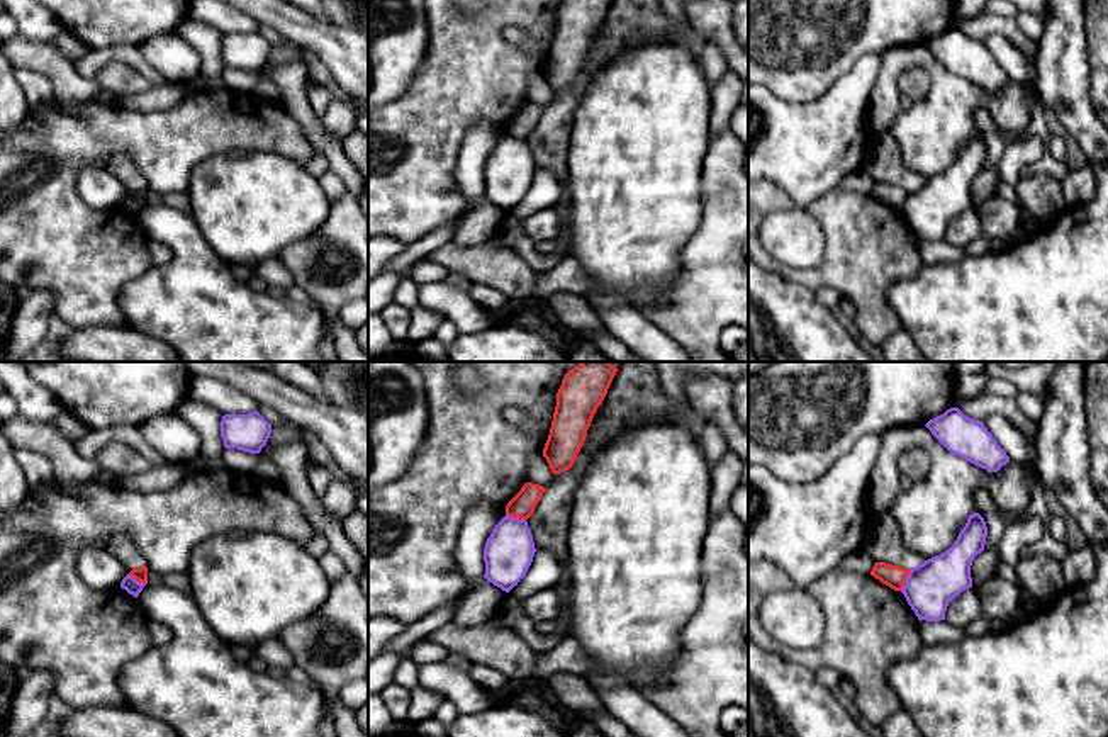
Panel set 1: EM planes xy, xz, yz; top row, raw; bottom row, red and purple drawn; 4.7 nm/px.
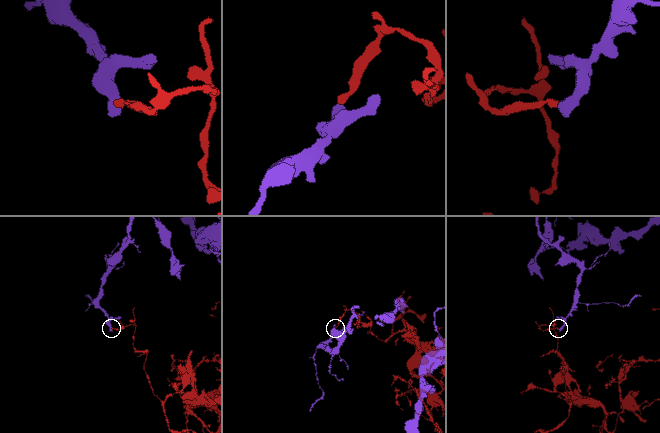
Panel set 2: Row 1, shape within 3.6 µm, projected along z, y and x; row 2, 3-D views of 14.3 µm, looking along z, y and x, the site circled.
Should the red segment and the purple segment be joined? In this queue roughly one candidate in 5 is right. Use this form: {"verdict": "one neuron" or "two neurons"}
{"verdict": "two neurons"}

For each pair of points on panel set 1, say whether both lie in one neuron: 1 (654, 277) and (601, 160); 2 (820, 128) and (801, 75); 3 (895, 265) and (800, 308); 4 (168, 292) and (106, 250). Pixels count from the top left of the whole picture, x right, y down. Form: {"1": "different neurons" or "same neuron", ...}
{"1": "same neuron", "2": "different neurons", "3": "different neurons", "4": "different neurons"}

